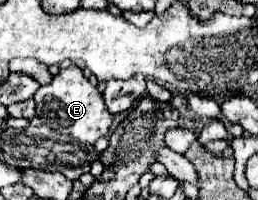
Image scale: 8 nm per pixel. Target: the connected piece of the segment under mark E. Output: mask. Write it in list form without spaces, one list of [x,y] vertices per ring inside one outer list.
[[[70,65],[68,69],[62,69],[58,75],[52,77],[52,81],[44,87],[40,87],[34,95],[36,101],[36,117],[42,119],[50,129],[56,129],[64,135],[70,135],[72,139],[80,143],[94,145],[100,137],[104,137],[112,125],[112,115],[108,113],[102,95],[98,89],[82,75],[78,65]]]

